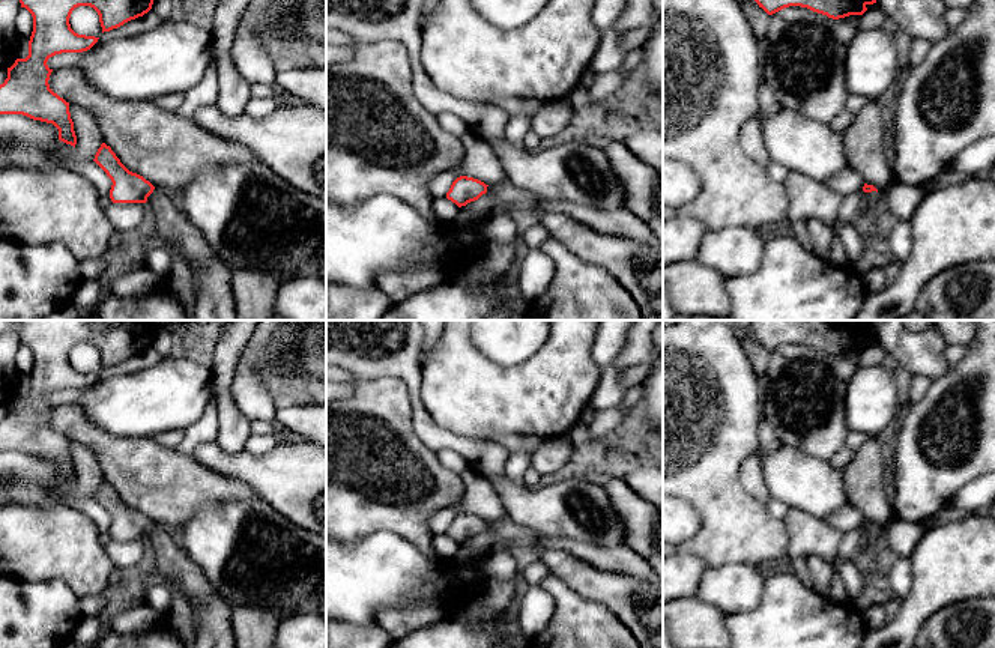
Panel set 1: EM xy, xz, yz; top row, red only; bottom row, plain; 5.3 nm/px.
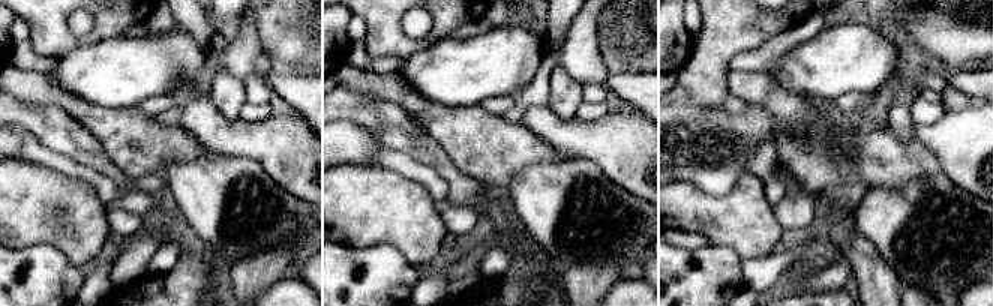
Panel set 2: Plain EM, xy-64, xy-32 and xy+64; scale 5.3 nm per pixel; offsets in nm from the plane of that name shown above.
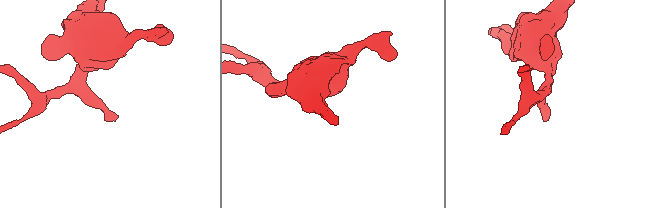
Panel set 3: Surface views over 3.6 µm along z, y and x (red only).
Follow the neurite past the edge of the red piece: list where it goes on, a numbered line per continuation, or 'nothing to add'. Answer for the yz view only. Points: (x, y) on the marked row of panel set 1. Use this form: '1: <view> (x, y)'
1: yz (871, 199)

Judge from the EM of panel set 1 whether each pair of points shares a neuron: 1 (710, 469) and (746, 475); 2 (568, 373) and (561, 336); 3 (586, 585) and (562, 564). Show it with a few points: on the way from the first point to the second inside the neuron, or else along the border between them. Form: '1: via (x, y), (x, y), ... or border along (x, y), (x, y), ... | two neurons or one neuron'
1: border along (752, 453), (740, 466), (740, 483), (761, 502) | two neurons
2: via (565, 364), (565, 345) | one neuron
3: via (580, 579), (568, 569) | one neuron

